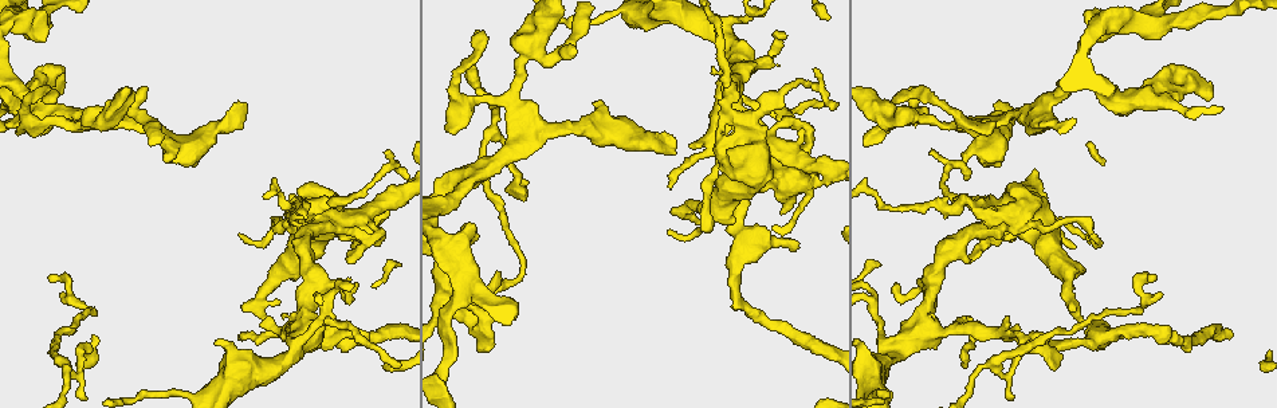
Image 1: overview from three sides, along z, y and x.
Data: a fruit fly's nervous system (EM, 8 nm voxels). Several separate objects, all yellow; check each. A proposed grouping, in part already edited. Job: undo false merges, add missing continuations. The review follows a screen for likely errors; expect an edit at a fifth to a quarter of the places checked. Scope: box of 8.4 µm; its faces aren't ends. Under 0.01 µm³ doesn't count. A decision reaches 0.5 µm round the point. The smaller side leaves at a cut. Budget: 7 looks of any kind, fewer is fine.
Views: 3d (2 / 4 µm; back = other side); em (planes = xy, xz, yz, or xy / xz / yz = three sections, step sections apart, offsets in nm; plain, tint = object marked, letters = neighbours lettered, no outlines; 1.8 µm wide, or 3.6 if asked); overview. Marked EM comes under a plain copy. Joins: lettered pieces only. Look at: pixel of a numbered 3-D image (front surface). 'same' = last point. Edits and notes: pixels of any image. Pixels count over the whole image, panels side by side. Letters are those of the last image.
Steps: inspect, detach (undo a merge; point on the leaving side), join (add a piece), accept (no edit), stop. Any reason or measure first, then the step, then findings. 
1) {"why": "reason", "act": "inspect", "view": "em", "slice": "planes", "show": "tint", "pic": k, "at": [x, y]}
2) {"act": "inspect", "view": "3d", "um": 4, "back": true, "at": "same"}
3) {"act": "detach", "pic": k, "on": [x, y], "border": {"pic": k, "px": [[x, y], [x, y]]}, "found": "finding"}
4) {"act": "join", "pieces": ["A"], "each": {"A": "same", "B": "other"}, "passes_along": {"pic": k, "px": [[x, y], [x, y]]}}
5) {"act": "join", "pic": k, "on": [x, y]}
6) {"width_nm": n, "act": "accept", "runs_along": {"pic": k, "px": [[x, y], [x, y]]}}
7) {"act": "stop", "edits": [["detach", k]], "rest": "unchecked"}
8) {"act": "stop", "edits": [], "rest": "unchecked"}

{"act": "inspect", "view": "em", "slice": "planes", "show": "letters", "pic": 1, "at": [319, 218]}

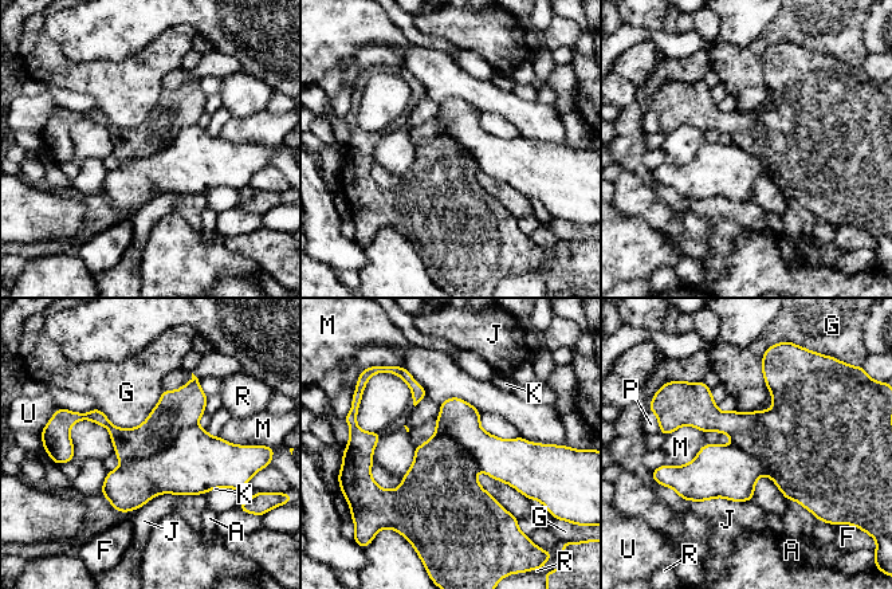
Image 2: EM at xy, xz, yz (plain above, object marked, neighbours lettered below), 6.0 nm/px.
{"width_nm": 400, "act": "detach", "pic": 2, "on": [173, 412], "each": {"A": "other", "F": "other", "G": "other", "J": "other", "K": "other", "M": "other", "P": "other", "R": "other", "U": "other"}, "border": {"pic": 2, "px": [[196, 423], [161, 450], [121, 464]]}, "found": "a second cell is stuck on"}

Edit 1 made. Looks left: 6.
{"why": "sharp bend", "act": "inspect", "view": "em", "um": 3.6, "slice": "xy", "step": 16, "show": "tint", "pic": 1, "at": [240, 114]}

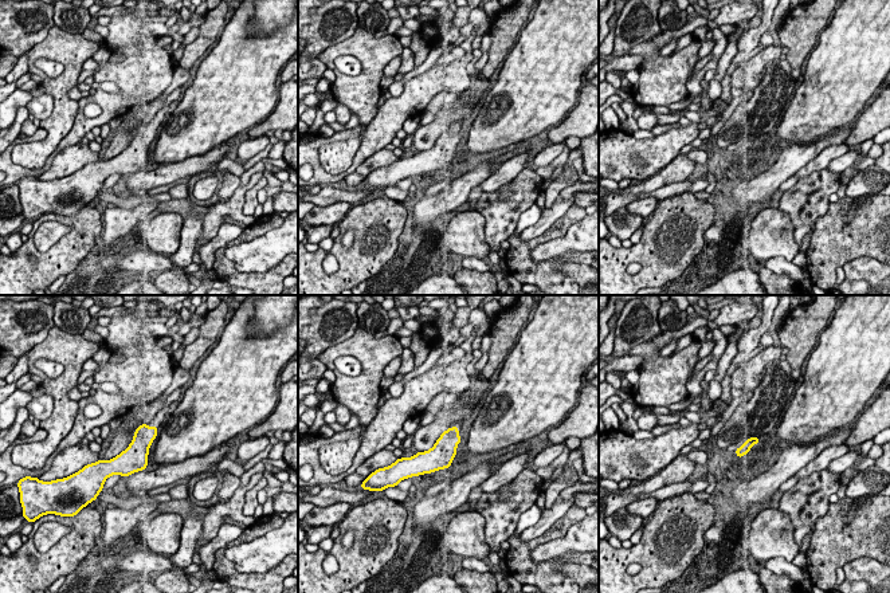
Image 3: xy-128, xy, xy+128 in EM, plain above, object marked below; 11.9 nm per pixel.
{"act": "inspect", "view": "em", "um": 3.6, "slice": "xy", "step": 16, "show": "letters", "at": "same"}

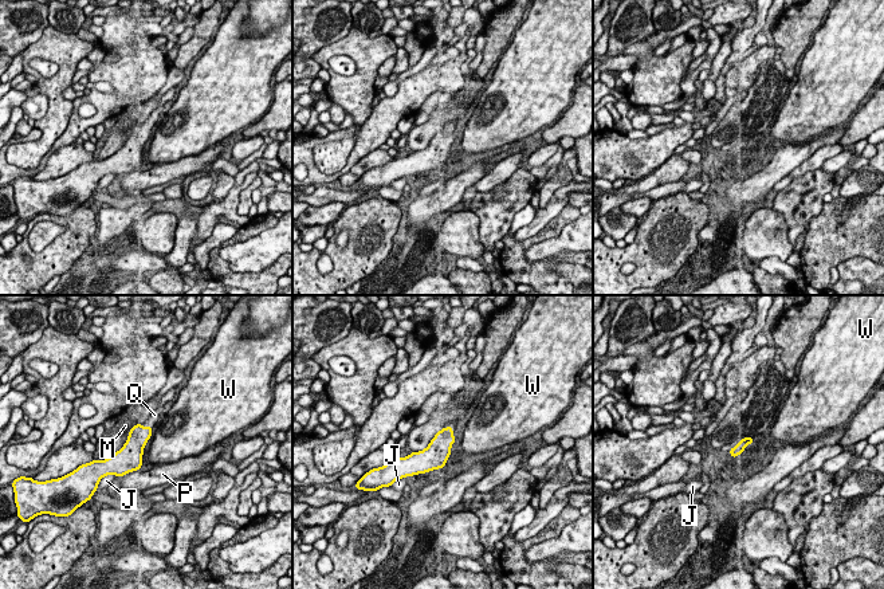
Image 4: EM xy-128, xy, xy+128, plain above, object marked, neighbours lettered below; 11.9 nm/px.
{"width_nm": 120, "act": "join", "pieces": ["Q"], "each": {"J": "other", "M": "other", "P": "other", "Q": "same", "W": "other"}, "found": "the cell continues"}

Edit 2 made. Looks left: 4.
{"why": "an open end", "act": "inspect", "view": "em", "slice": "planes", "show": "letters", "pic": 1, "at": [596, 103]}

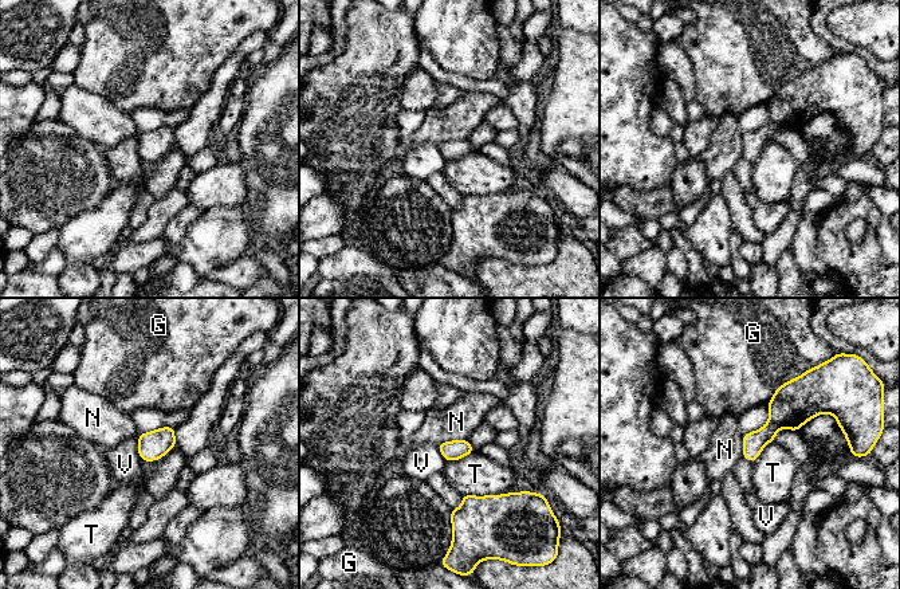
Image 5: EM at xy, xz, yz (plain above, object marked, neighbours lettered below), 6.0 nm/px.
{"act": "accept", "each": {"G": "other", "N": "other", "T": "other", "V": "other"}, "border": {"pic": 5, "px": [[467, 439], [445, 440], [437, 446]]}, "found": "none of them fits"}

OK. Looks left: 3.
{"act": "stop", "edits": [["detach", 2], ["join", 4]], "rest": "unchecked"}

